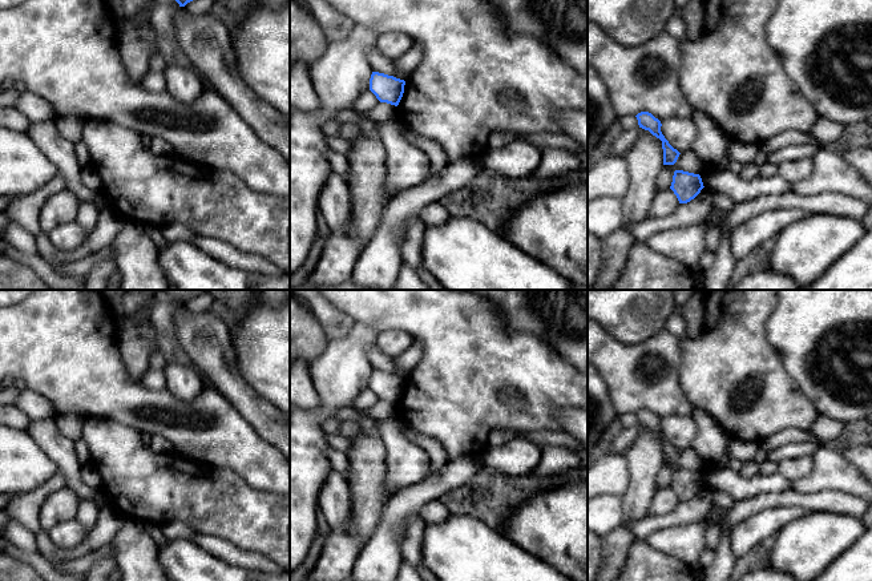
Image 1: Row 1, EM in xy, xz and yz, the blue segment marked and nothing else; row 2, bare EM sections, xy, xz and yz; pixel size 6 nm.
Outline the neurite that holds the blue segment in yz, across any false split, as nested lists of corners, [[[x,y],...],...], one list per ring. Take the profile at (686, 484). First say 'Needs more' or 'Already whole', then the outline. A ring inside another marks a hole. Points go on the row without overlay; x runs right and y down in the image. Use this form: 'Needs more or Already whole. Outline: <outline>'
Already whole. Outline: [[[675,468],[670,487],[677,493],[679,501],[687,501],[694,497],[703,487],[703,480],[699,472]]]

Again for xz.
Already whole. Outline: [[[372,370],[370,376],[370,388],[380,400],[397,404],[403,391],[405,379],[379,370]]]

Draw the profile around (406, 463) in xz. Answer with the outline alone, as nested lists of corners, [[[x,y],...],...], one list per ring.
[[[397,412],[379,420],[378,429],[385,445],[385,497],[429,476],[429,456],[425,449],[405,437]]]

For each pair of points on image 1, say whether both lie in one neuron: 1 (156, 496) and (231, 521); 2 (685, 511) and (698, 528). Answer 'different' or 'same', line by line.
1: same
2: different

